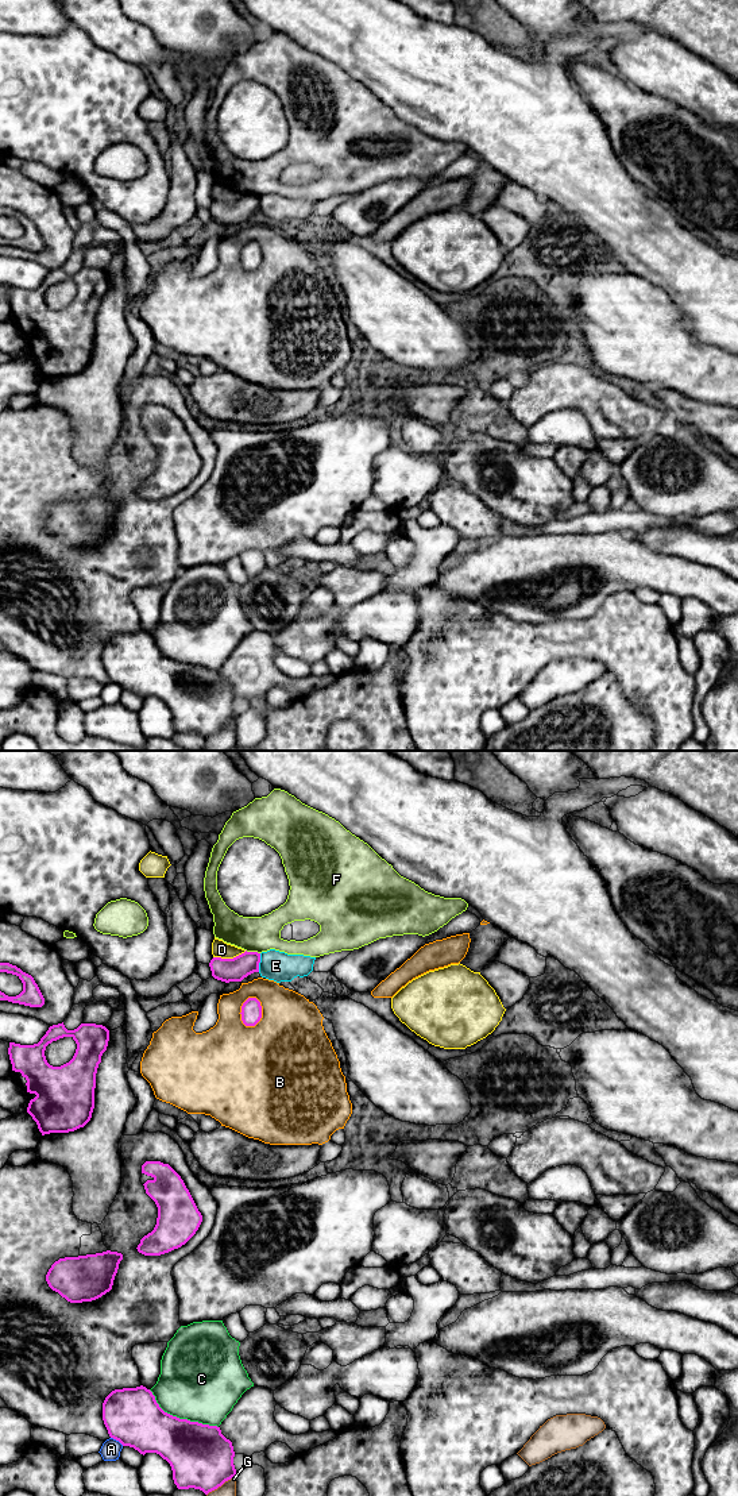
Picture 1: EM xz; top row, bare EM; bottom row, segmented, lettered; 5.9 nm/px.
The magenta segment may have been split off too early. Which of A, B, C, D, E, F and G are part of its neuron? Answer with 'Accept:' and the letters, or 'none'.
Accept: none

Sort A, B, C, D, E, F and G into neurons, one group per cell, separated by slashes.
A / B / C / D / E / F / G

